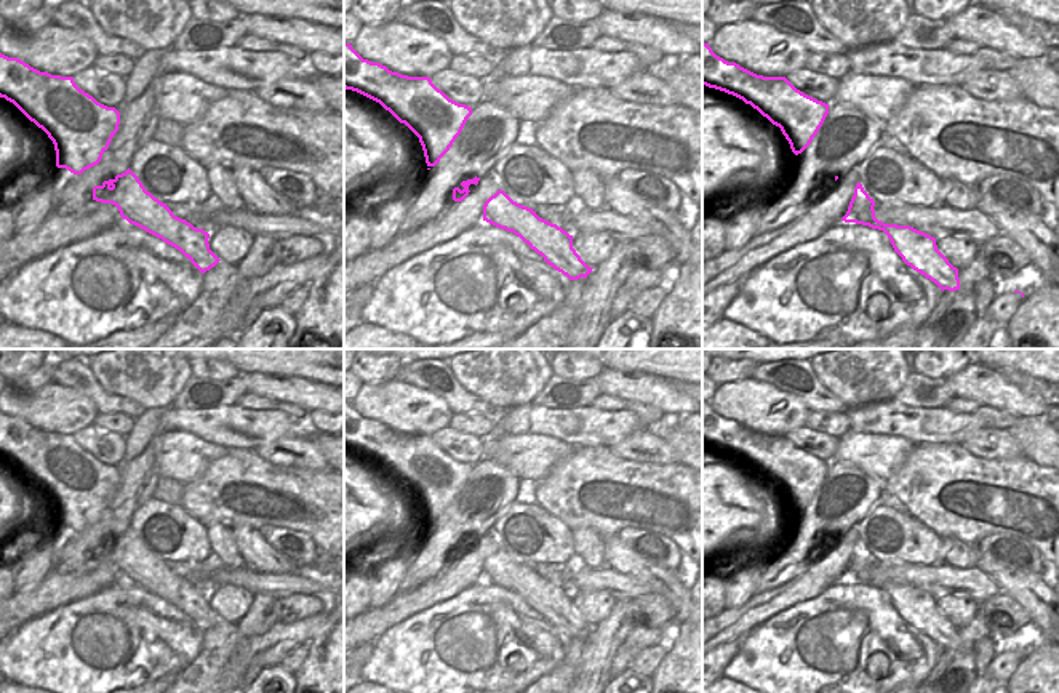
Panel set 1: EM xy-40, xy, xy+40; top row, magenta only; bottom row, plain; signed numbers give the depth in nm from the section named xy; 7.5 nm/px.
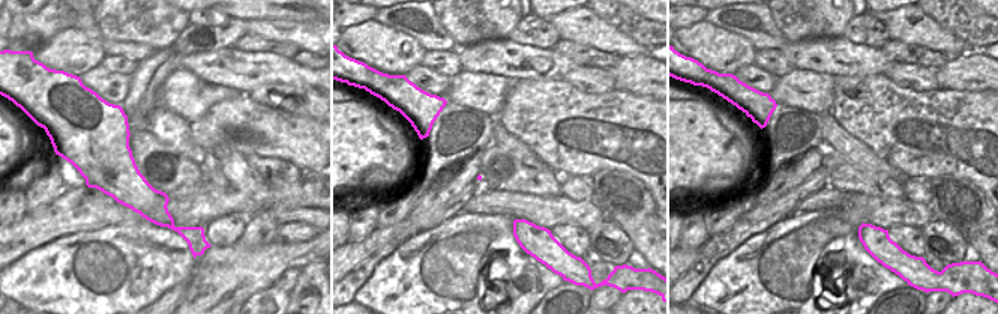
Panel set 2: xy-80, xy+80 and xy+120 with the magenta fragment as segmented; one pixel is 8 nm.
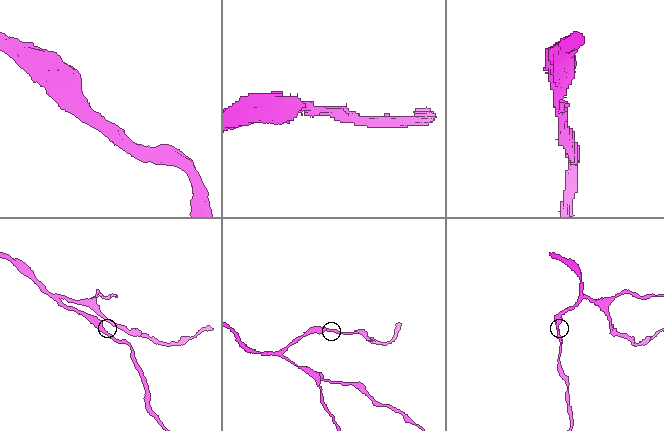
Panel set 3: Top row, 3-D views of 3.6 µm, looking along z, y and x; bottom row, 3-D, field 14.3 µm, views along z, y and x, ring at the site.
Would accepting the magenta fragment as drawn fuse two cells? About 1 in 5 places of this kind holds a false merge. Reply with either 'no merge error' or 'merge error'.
no merge error

